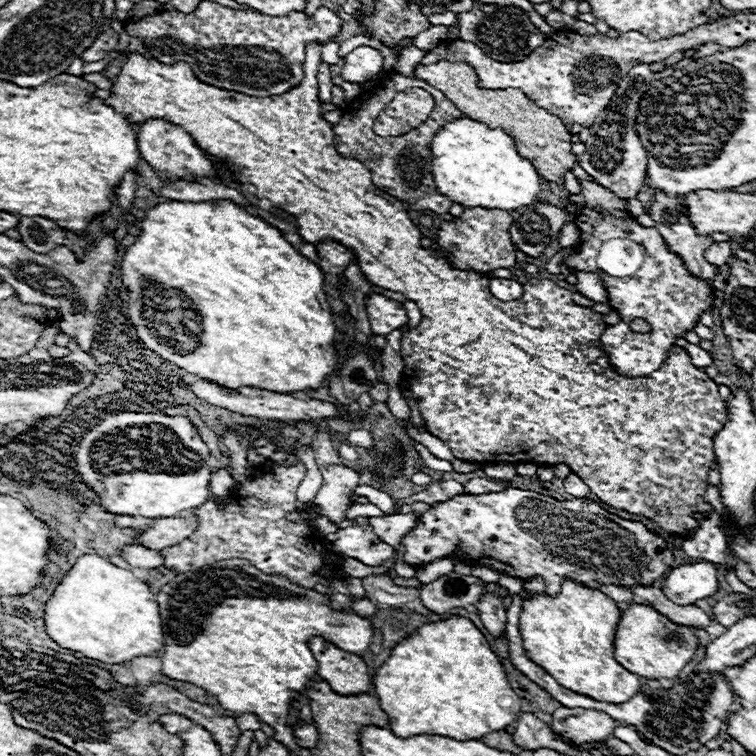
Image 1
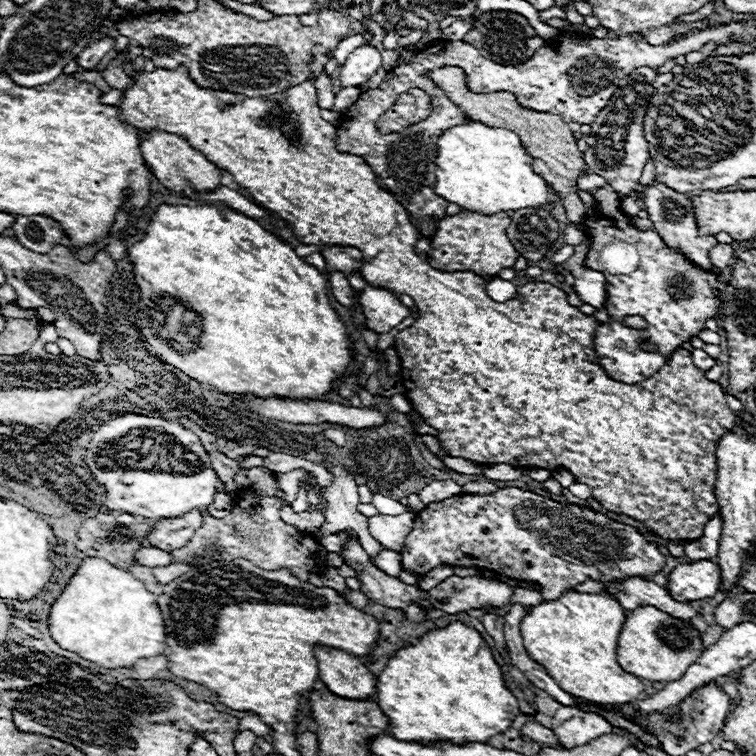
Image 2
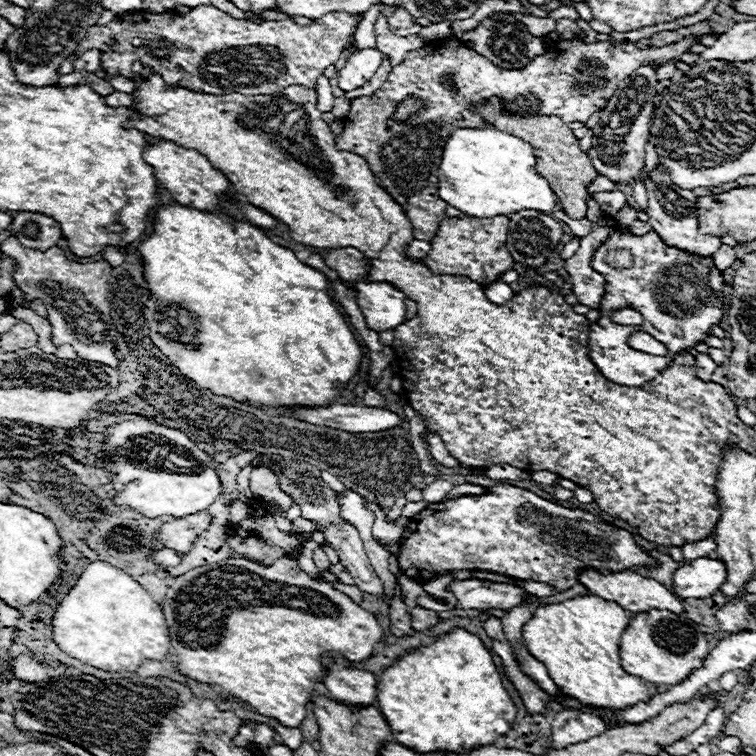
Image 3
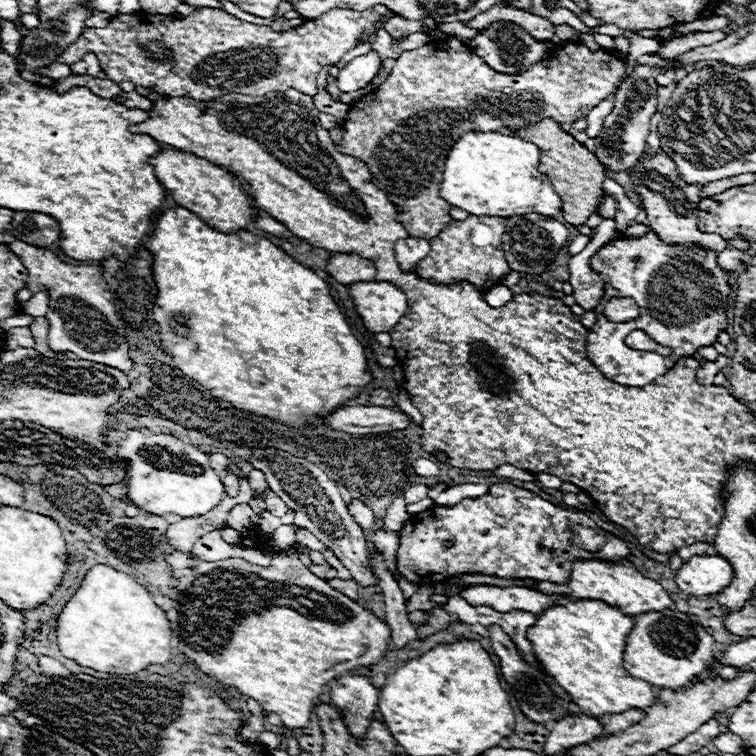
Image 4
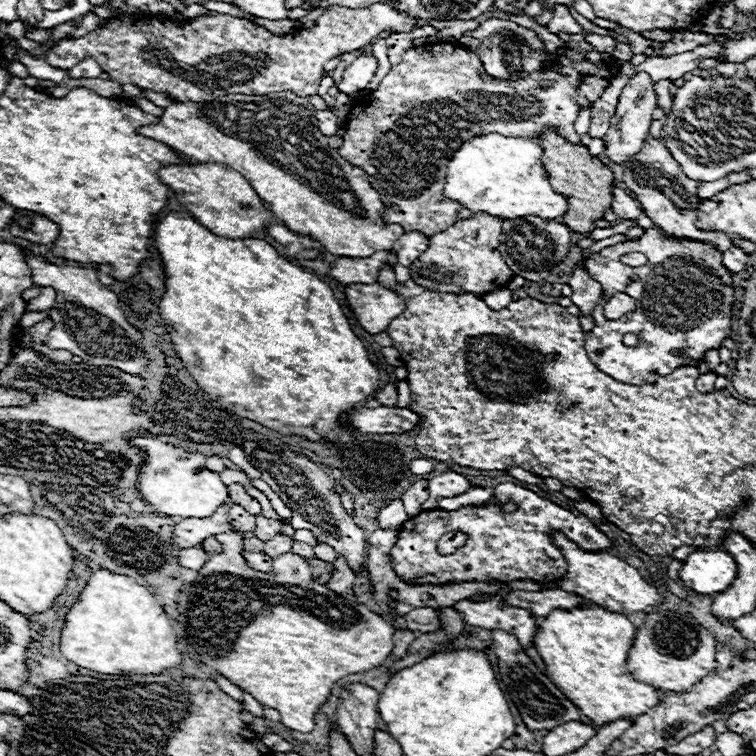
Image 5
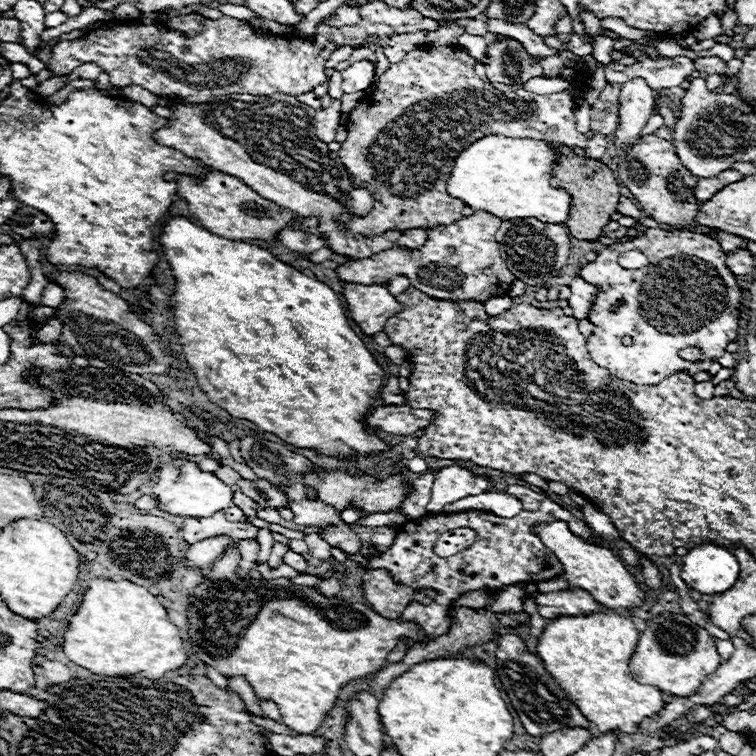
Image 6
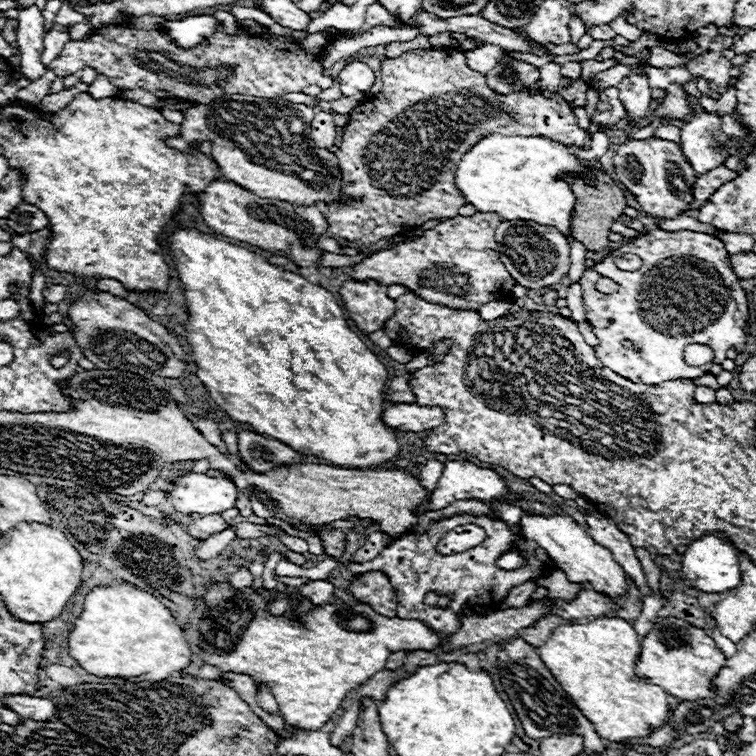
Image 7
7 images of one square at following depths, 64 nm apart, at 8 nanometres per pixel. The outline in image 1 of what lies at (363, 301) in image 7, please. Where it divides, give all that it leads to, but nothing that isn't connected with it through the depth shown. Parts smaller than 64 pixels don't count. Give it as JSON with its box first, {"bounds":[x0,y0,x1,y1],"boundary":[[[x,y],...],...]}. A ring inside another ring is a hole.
{"bounds":[368,294,408,336],"boundary":[[[368,294],[368,316],[370,316],[370,328],[374,336],[386,336],[392,330],[402,328],[408,322],[406,310],[402,302],[390,300],[382,294]]]}

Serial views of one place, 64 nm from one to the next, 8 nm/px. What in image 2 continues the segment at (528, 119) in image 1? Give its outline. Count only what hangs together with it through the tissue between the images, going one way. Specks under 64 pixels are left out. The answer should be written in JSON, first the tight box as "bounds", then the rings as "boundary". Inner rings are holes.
{"bounds":[428,66,586,222],"boundary":[[[442,66],[442,68],[436,68],[436,70],[428,72],[428,78],[438,88],[442,88],[446,92],[446,96],[466,112],[466,116],[470,120],[480,120],[482,124],[488,124],[492,128],[510,128],[512,132],[516,132],[520,136],[522,146],[528,150],[528,154],[532,158],[542,160],[542,162],[534,162],[534,168],[562,196],[568,220],[570,222],[580,222],[586,216],[586,206],[582,204],[582,200],[576,194],[576,178],[578,178],[578,174],[584,172],[582,152],[578,152],[576,140],[574,140],[568,124],[560,116],[524,108],[524,106],[520,106],[516,102],[516,96],[512,92],[474,94],[474,92],[468,90],[466,74],[458,66]]]}

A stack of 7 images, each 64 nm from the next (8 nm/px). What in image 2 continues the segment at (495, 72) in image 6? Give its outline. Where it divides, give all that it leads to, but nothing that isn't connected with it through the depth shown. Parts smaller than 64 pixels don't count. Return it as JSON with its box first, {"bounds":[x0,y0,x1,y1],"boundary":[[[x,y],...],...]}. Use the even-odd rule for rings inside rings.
{"bounds":[462,10,544,64],"boundary":[[[506,10],[484,12],[478,20],[474,20],[472,28],[466,32],[462,40],[476,44],[482,56],[488,56],[488,60],[496,60],[498,64],[522,64],[524,60],[532,58],[536,48],[544,44],[544,40],[536,34],[536,30],[528,24],[528,20],[522,14]]]}

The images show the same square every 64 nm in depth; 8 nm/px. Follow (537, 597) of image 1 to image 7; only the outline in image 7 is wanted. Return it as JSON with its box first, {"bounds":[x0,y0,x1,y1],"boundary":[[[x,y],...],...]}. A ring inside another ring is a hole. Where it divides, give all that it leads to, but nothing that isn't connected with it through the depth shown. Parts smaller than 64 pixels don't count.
{"bounds":[536,616,670,744],"boundary":[[[600,616],[588,622],[558,624],[546,644],[536,650],[572,704],[588,716],[602,738],[618,744],[628,738],[644,738],[650,734],[650,726],[664,724],[670,710],[668,694],[660,686],[640,682],[634,674],[640,636],[630,622]]]}

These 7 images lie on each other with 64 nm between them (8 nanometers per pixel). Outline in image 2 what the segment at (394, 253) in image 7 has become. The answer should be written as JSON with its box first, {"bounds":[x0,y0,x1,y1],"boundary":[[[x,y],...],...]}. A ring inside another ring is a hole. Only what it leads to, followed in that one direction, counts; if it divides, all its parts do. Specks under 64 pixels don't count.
{"bounds":[322,210,518,280],"boundary":[[[462,210],[456,216],[446,216],[444,220],[440,220],[438,230],[432,238],[432,250],[428,252],[428,260],[434,268],[446,272],[472,270],[478,276],[492,280],[492,276],[496,276],[502,268],[512,268],[518,256],[506,236],[508,224],[510,224],[510,216],[506,212],[496,212],[486,216],[486,214]],[[324,246],[322,256],[326,260],[326,270],[328,272],[344,272],[346,276],[350,276],[354,270],[362,268],[362,256],[360,250],[350,248],[350,246]]]}

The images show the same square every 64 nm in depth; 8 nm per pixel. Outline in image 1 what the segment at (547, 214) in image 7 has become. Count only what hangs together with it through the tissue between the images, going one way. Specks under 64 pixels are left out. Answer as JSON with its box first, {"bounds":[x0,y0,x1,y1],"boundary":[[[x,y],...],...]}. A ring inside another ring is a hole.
{"bounds":[432,118,542,210],"boundary":[[[458,118],[440,128],[432,138],[432,176],[436,180],[436,190],[444,192],[452,202],[458,202],[466,208],[500,208],[516,210],[518,206],[528,206],[540,196],[542,178],[534,170],[532,162],[518,154],[514,138],[500,128],[488,128],[470,118]]]}

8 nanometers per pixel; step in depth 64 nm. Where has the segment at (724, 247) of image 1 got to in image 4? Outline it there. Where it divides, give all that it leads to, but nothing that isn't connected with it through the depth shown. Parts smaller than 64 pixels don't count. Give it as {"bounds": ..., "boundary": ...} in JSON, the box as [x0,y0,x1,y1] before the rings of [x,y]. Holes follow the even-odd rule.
{"bounds":[716,246,742,270],"boundary":[[[728,246],[726,250],[722,250],[716,258],[718,258],[720,268],[724,268],[724,270],[738,270],[738,268],[742,266],[740,250],[736,250],[736,248],[732,248],[732,246]]]}

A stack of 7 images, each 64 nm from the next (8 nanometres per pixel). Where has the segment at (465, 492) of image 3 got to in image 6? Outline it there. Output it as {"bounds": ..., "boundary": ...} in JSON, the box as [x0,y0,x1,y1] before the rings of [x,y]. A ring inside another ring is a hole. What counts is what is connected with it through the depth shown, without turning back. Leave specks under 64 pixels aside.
{"bounds":[444,492,520,516],"boundary":[[[484,492],[484,494],[474,494],[468,496],[460,502],[450,502],[448,506],[444,506],[444,512],[460,512],[460,510],[490,510],[496,512],[498,516],[516,516],[520,512],[520,502],[504,492]]]}

